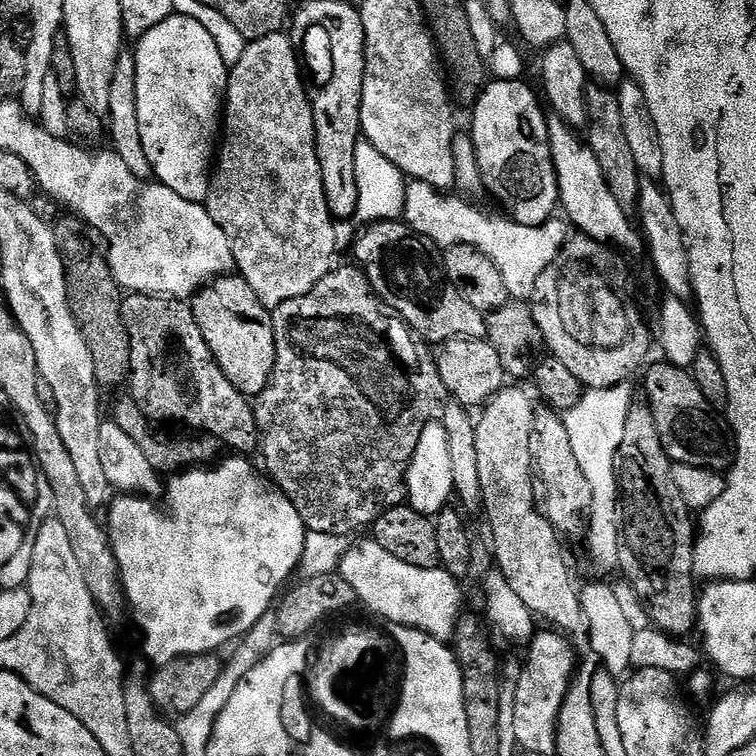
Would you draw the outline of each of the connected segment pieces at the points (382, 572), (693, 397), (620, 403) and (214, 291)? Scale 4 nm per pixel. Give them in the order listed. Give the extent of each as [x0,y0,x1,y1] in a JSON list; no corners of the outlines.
[[339,538,464,642],[644,362,734,469],[563,382,633,567],[190,274,276,396]]

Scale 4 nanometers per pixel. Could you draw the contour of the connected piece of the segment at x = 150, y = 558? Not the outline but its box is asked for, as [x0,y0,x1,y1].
[107,454,309,666]

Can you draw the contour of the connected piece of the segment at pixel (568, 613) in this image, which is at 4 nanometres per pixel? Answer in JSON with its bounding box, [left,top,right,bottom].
[475,386,581,630]

